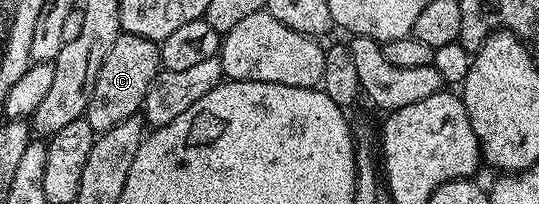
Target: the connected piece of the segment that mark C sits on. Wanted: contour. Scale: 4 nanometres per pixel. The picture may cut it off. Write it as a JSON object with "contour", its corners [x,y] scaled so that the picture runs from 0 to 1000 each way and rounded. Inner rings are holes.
{"contour":[[[239,167],[219,172],[215,206],[208,206],[208,245],[200,245],[200,284],[193,284],[186,324],[163,480],[156,578],[174,652],[199,647],[208,618],[223,618],[223,598],[250,583],[299,333],[301,265],[288,201]]]}

